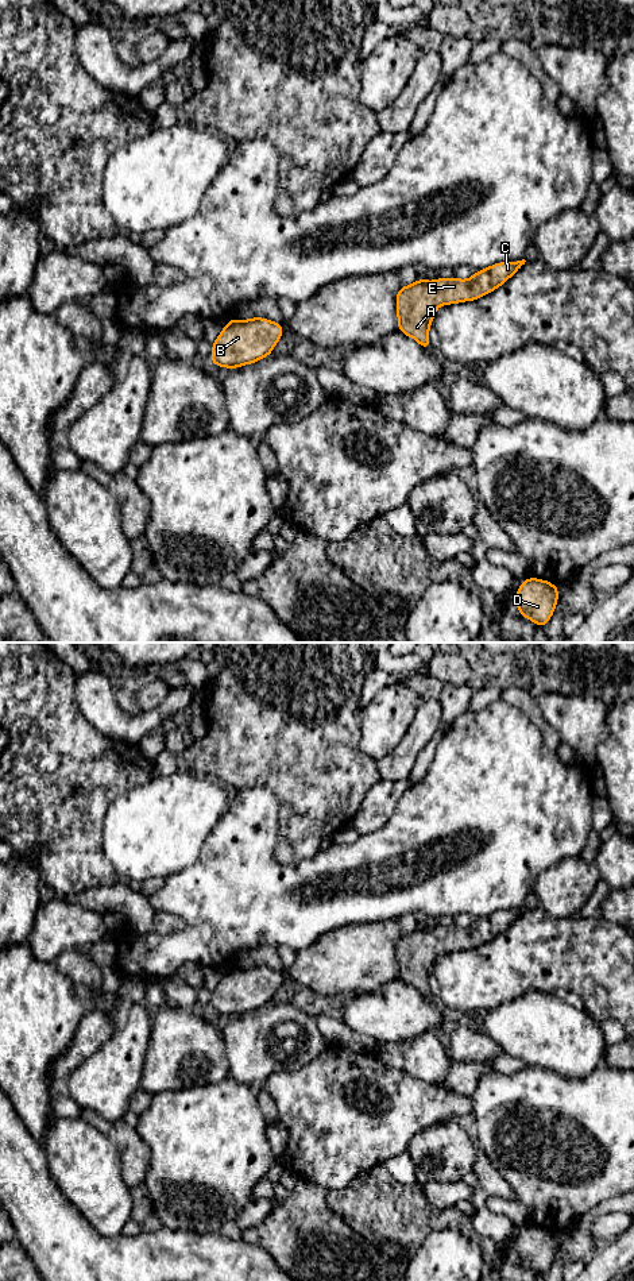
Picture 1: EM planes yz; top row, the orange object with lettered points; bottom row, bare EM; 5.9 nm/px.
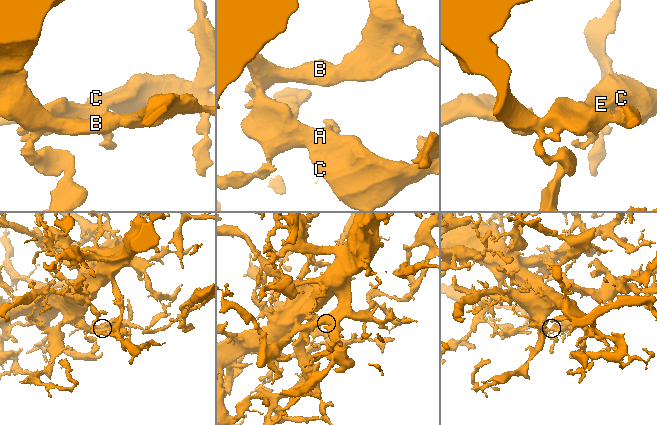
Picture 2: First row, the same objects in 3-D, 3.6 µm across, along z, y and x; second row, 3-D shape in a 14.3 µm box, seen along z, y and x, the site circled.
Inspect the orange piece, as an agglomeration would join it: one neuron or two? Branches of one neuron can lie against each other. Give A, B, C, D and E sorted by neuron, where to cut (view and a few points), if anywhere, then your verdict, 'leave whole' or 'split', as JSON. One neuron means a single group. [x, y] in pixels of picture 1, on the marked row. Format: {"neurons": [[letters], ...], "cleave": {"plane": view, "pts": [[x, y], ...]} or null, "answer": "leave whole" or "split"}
{"neurons": [["A", "B", "C", "D", "E"]], "cleave": null, "answer": "leave whole"}

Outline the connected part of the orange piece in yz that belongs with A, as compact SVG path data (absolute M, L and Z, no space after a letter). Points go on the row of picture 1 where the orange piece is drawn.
M525 259L499 262L476 271L465 281L456 277L438 277L434 282L417 279L410 286L399 288L397 293L398 329L415 339L422 348L430 350L429 325L441 304L478 300L502 286L525 262Z

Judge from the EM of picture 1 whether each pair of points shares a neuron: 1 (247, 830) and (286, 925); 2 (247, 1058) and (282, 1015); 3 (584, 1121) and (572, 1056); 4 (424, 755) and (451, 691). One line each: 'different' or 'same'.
1: same
2: same
3: different
4: same

